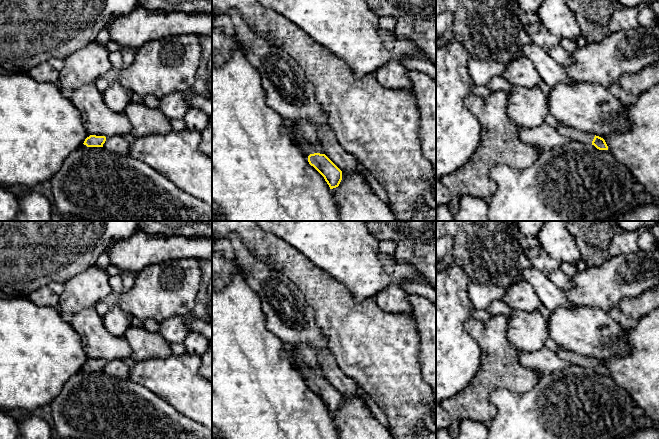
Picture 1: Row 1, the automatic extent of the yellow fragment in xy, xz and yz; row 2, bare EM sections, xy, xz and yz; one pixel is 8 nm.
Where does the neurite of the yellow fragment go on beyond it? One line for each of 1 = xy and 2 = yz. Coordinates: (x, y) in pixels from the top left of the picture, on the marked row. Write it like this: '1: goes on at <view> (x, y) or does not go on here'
1: does not go on here
2: goes on at yz (570, 133)

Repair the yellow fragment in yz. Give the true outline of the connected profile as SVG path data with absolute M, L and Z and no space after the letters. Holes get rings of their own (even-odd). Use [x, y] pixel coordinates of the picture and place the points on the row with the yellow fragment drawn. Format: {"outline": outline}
{"outline": "M560 124L557 130L560 135L564 136L568 140L574 140L585 144L592 144L599 150L608 150L608 146L605 140L594 134L582 132L564 124Z"}

